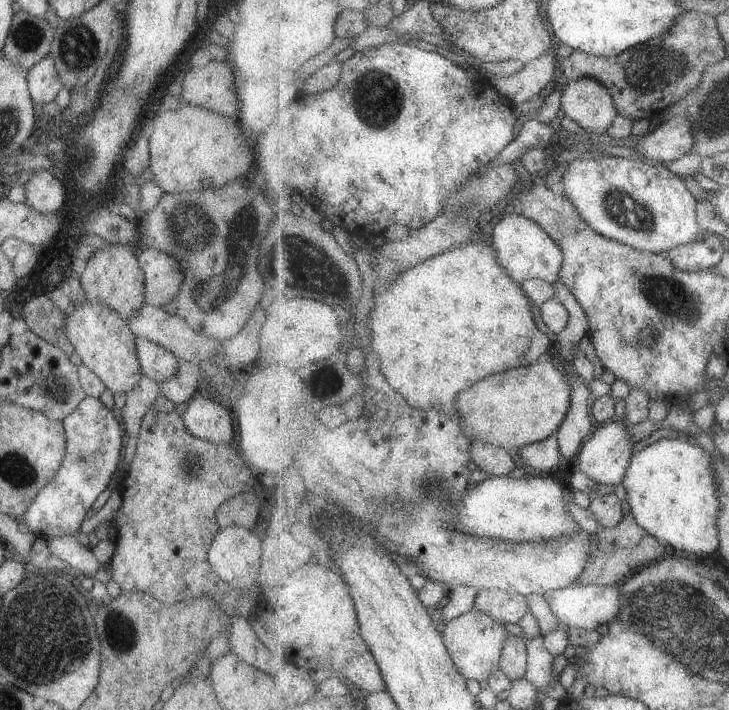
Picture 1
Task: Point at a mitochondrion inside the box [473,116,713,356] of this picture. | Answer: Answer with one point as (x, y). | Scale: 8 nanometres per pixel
(670, 295)

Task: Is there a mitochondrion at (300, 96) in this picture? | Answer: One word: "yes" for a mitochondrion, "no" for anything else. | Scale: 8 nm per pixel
no

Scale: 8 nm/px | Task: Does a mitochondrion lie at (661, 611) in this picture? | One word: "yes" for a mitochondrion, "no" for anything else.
yes

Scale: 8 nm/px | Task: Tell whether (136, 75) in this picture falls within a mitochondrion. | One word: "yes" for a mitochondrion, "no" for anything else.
no

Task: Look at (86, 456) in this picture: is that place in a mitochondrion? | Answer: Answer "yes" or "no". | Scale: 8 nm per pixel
yes

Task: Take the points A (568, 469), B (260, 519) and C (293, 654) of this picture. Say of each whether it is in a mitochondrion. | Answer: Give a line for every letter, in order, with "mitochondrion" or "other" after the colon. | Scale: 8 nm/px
A: other
B: other
C: other

